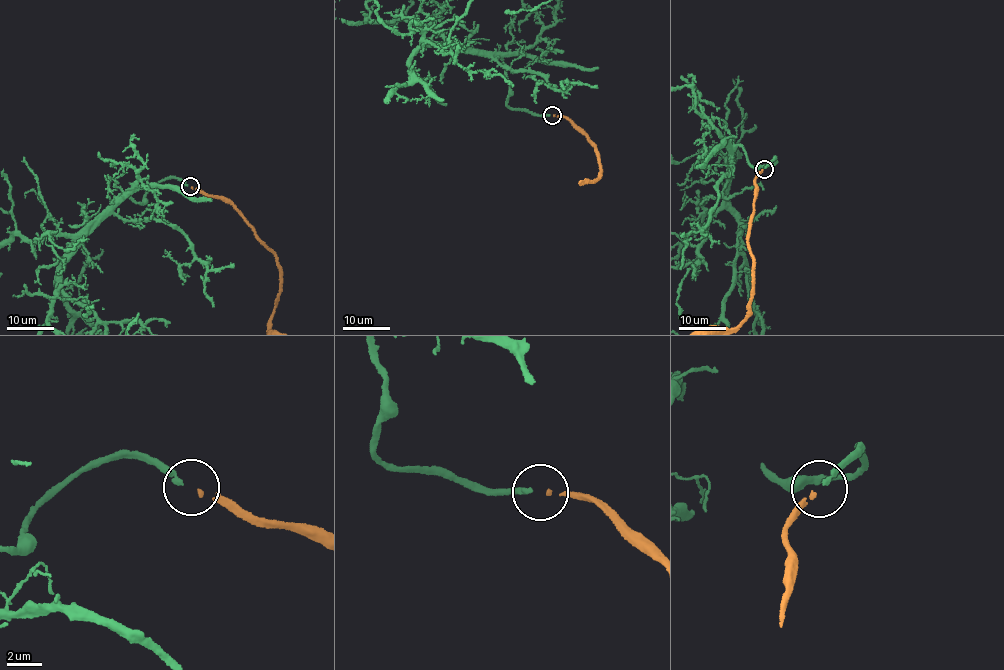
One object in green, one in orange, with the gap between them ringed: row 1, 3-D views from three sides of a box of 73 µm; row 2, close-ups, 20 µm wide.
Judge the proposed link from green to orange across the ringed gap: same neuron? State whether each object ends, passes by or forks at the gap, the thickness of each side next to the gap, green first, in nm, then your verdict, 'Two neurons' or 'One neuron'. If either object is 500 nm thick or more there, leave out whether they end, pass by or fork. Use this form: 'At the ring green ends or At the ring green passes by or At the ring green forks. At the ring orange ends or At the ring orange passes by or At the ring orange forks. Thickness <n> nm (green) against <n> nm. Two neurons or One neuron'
At the ring green ends. At the ring orange ends. Thickness 280 nm (green) against 190 nm. One neuron

